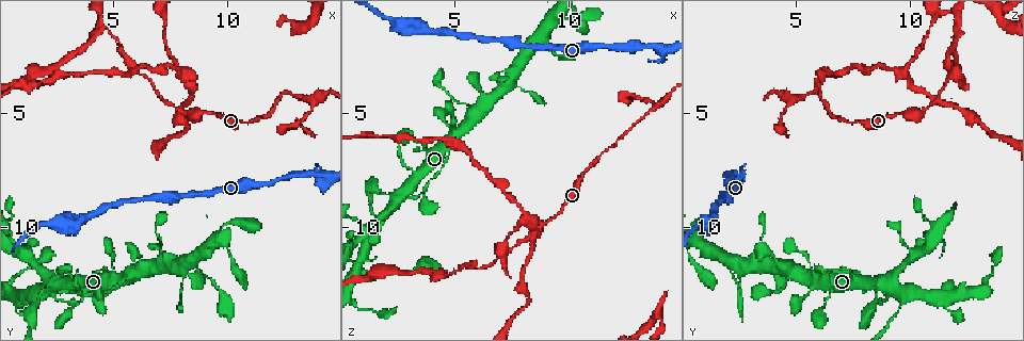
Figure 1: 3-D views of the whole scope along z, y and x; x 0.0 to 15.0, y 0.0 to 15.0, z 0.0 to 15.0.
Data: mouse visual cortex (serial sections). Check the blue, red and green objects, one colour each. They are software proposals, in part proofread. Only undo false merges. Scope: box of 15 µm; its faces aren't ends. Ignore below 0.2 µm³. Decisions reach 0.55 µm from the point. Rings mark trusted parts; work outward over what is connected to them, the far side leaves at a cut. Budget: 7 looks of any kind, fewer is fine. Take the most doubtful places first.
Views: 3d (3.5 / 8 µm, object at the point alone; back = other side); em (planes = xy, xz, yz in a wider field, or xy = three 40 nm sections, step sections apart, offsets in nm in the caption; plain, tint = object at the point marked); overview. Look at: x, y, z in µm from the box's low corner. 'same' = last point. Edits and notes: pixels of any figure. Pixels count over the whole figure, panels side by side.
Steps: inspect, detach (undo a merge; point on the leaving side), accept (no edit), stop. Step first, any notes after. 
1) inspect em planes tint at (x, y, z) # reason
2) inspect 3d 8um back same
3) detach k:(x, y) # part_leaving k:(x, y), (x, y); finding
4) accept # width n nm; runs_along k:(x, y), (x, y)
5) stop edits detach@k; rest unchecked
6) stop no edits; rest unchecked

inspect 3d 3.5um at (2.2, 12.6, 8.7) # a narrow waist

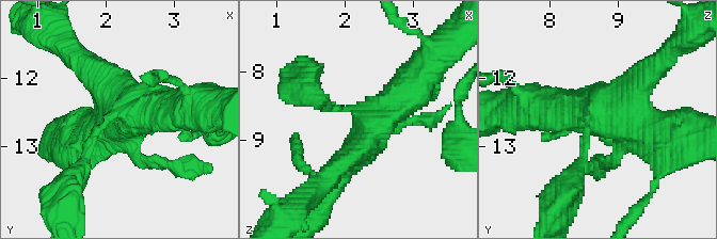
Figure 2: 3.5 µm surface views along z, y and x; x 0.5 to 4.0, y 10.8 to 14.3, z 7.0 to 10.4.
inspect em xy step 5 tint at (2.10, 12.50, 8.60) # need the tissue

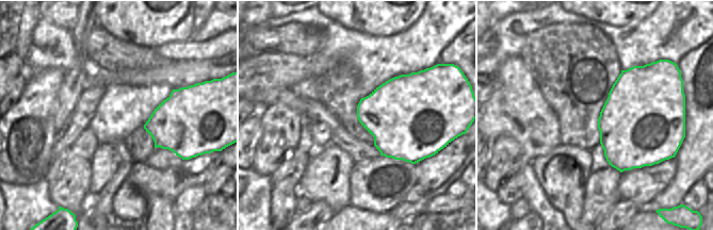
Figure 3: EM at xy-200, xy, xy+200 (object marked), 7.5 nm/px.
accept # one cell here

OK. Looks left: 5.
inspect em xy step 2 tint at (7.7, 4.7, 10.8) # thin neck

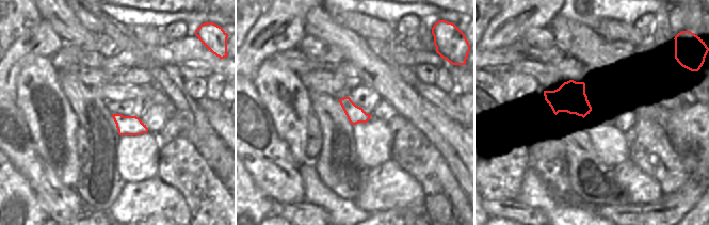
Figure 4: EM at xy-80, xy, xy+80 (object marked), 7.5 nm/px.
inspect 3d 3.5um same

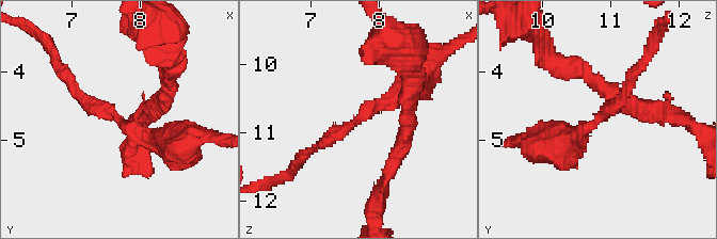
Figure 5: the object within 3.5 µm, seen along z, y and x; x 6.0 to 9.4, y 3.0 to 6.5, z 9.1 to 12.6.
accept # arm_widths 100, 250 nm; all the same cell

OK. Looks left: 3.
inspect 3d 3.5um at (4.6, 1.2, 12.1) # abrupt turn

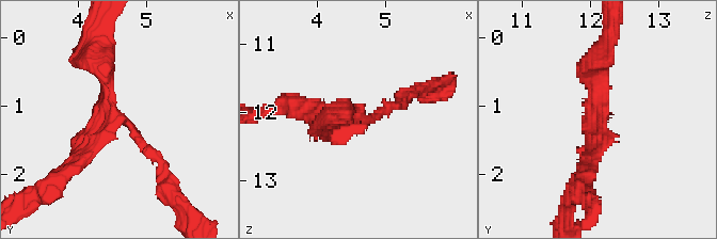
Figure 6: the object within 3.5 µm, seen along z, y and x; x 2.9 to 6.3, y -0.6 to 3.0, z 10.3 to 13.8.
inspect em xy step 2 tint at (4.55, 1.20, 12.10) # now the EM

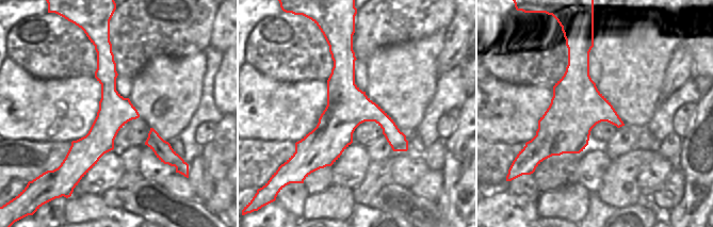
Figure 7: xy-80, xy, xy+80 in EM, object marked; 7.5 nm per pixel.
inspect em xy step 1 tint same # another direction

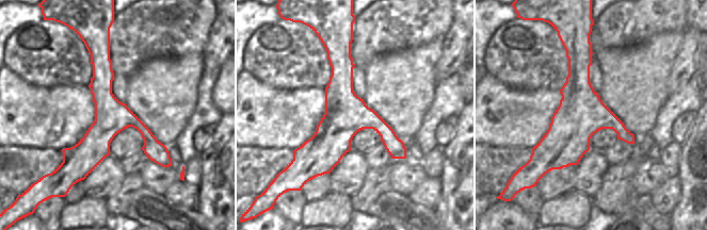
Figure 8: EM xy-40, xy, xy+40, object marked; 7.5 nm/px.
accept # runs_along 8:(103, 49), (102, 95), (167, 163); all the same cell

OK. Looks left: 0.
stop no edits; rest unchecked

